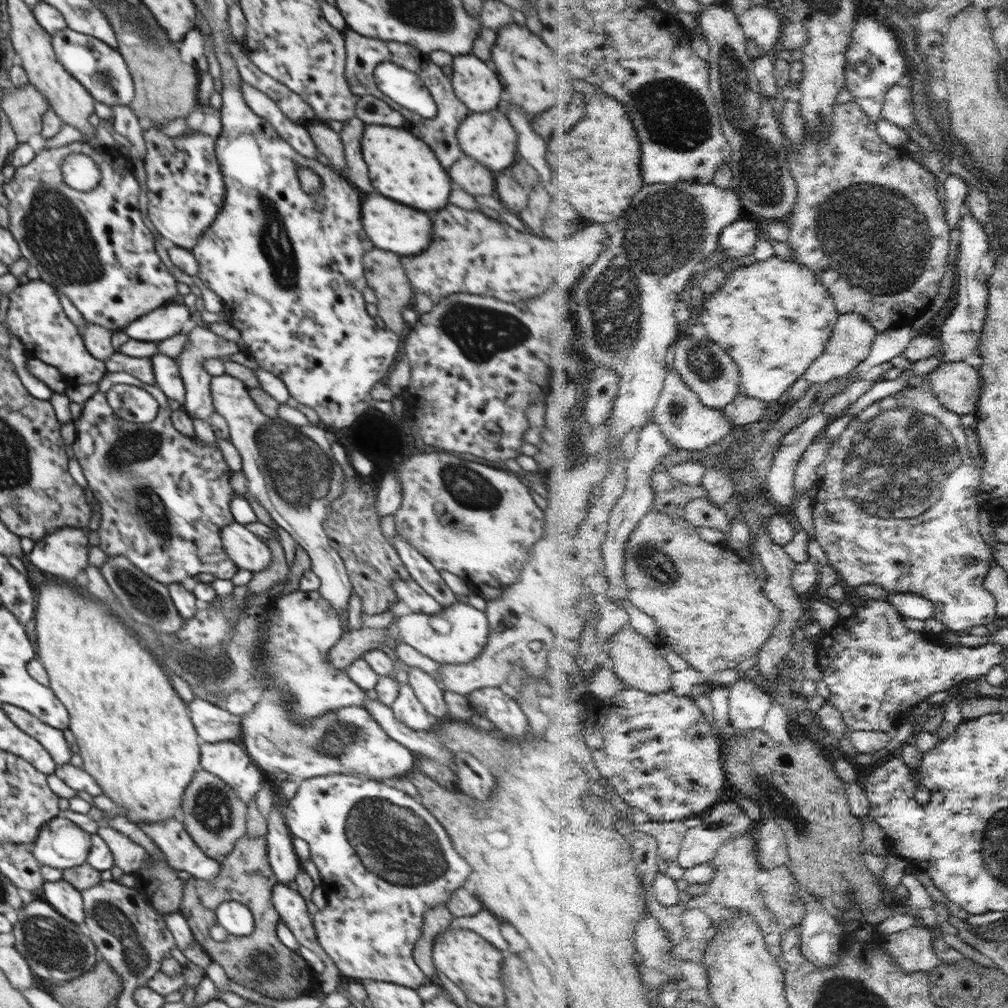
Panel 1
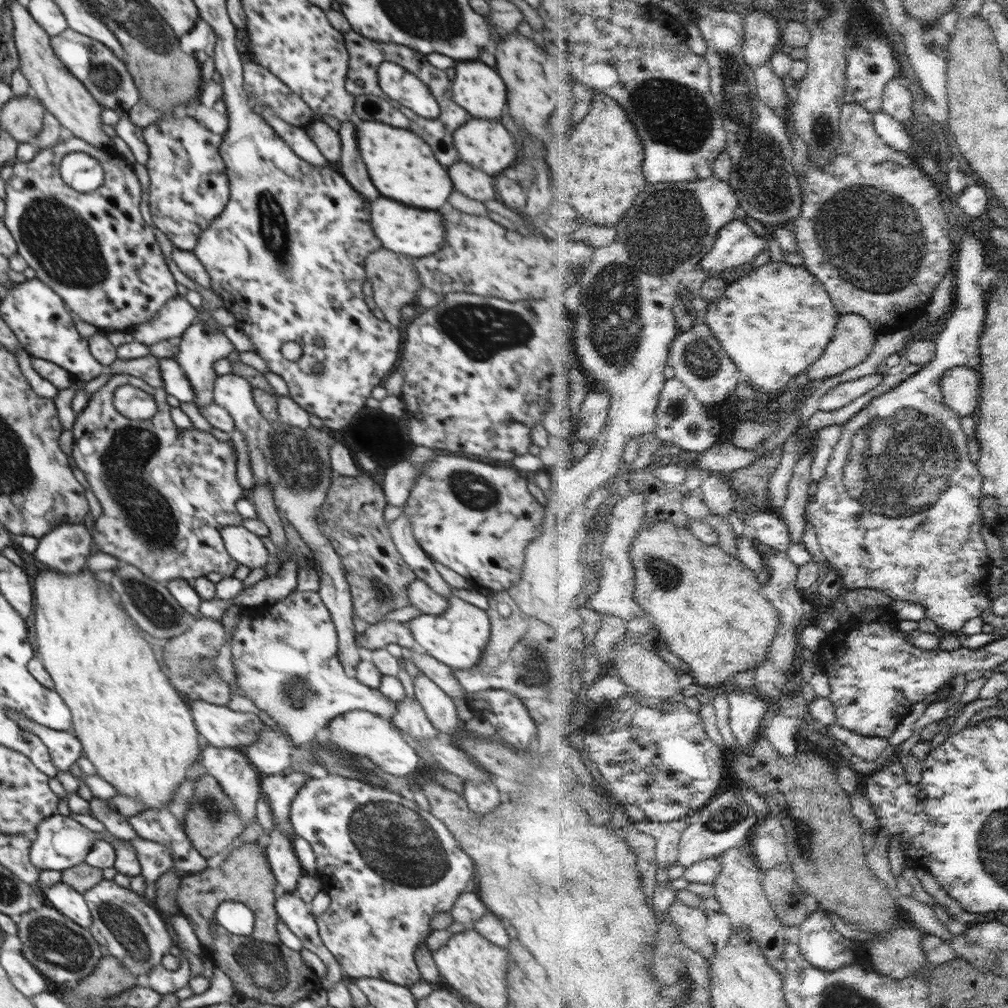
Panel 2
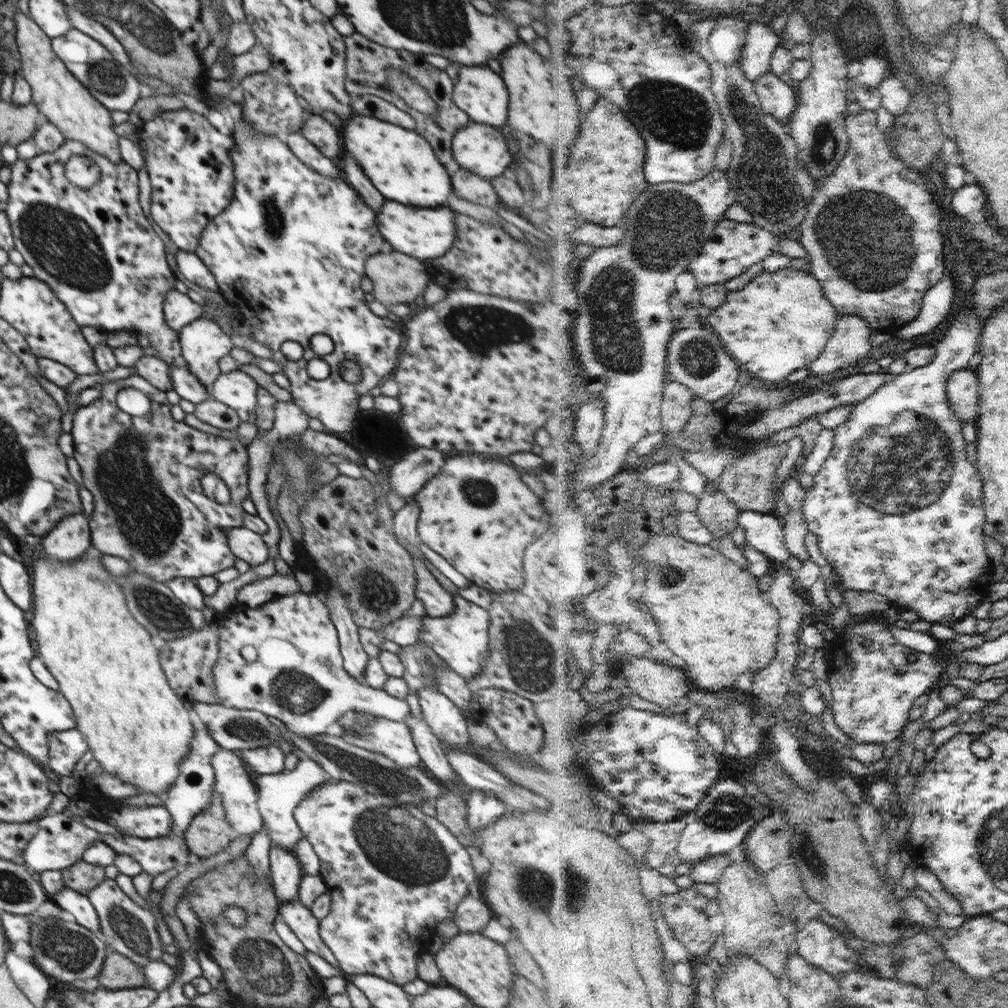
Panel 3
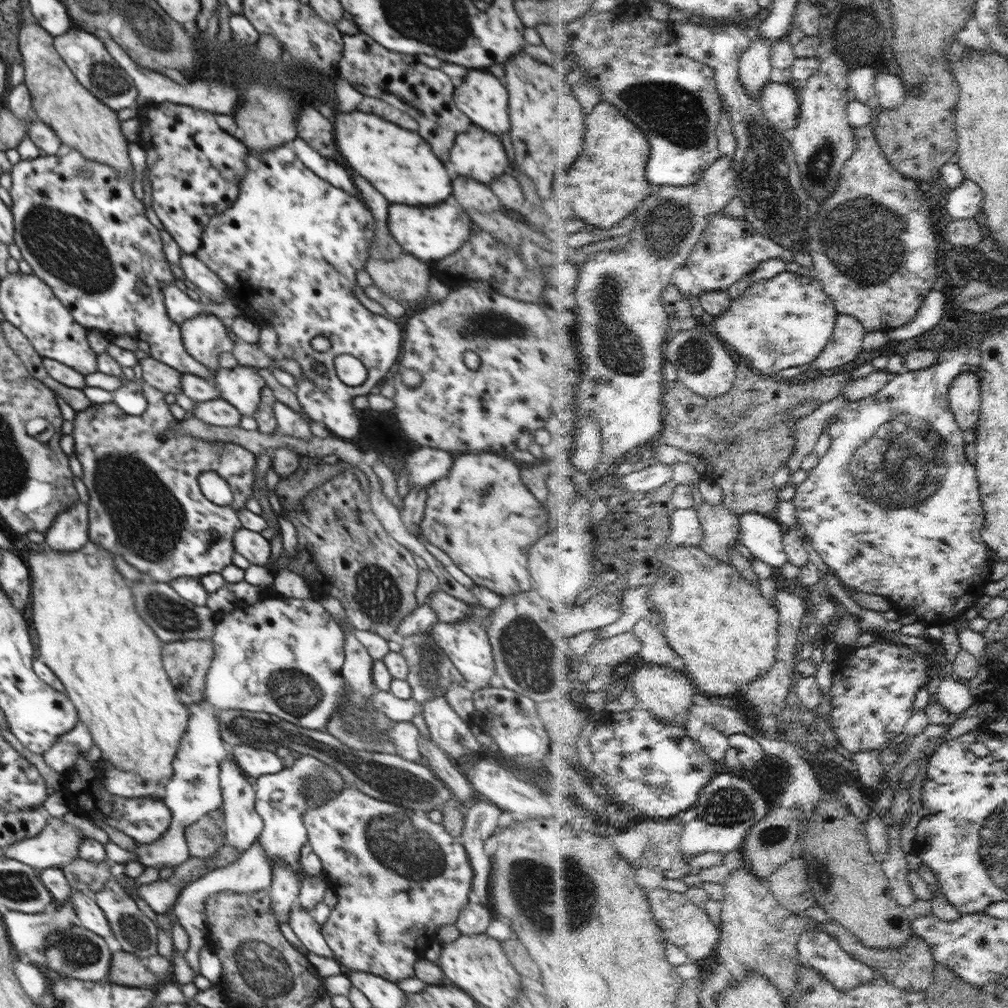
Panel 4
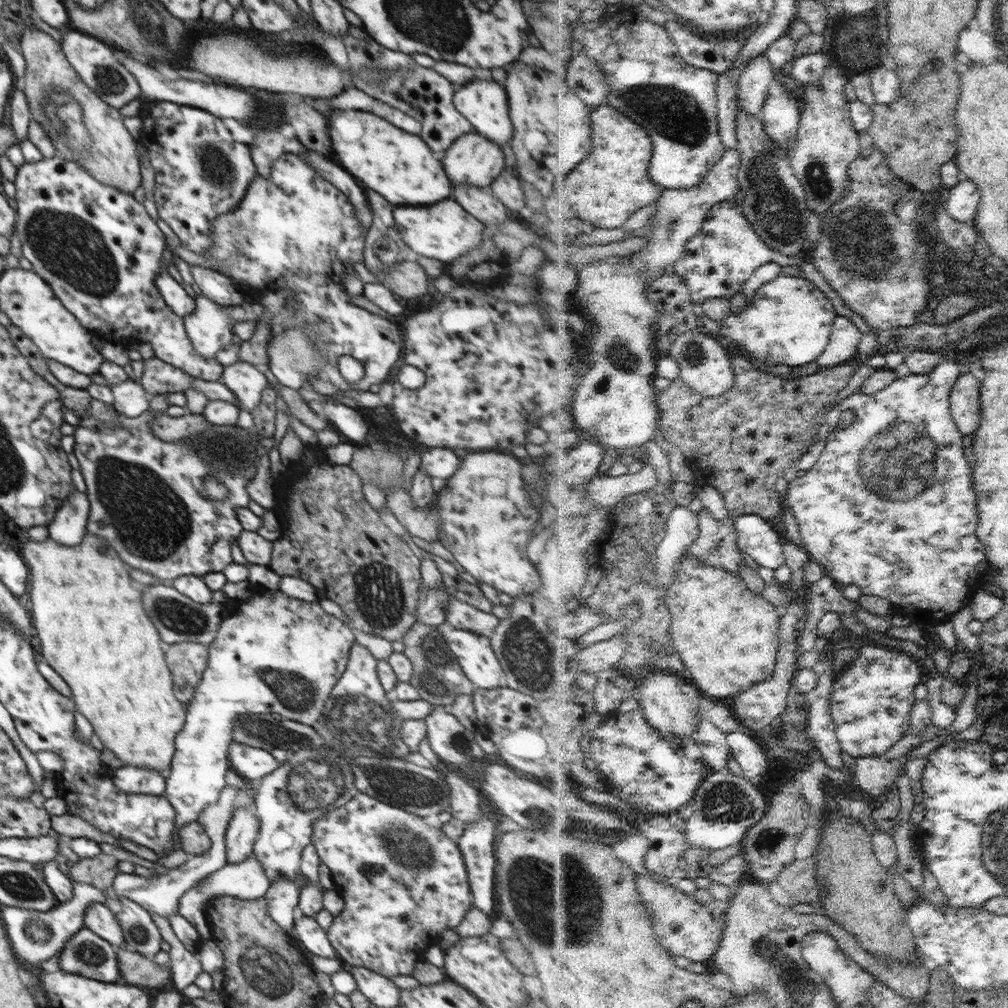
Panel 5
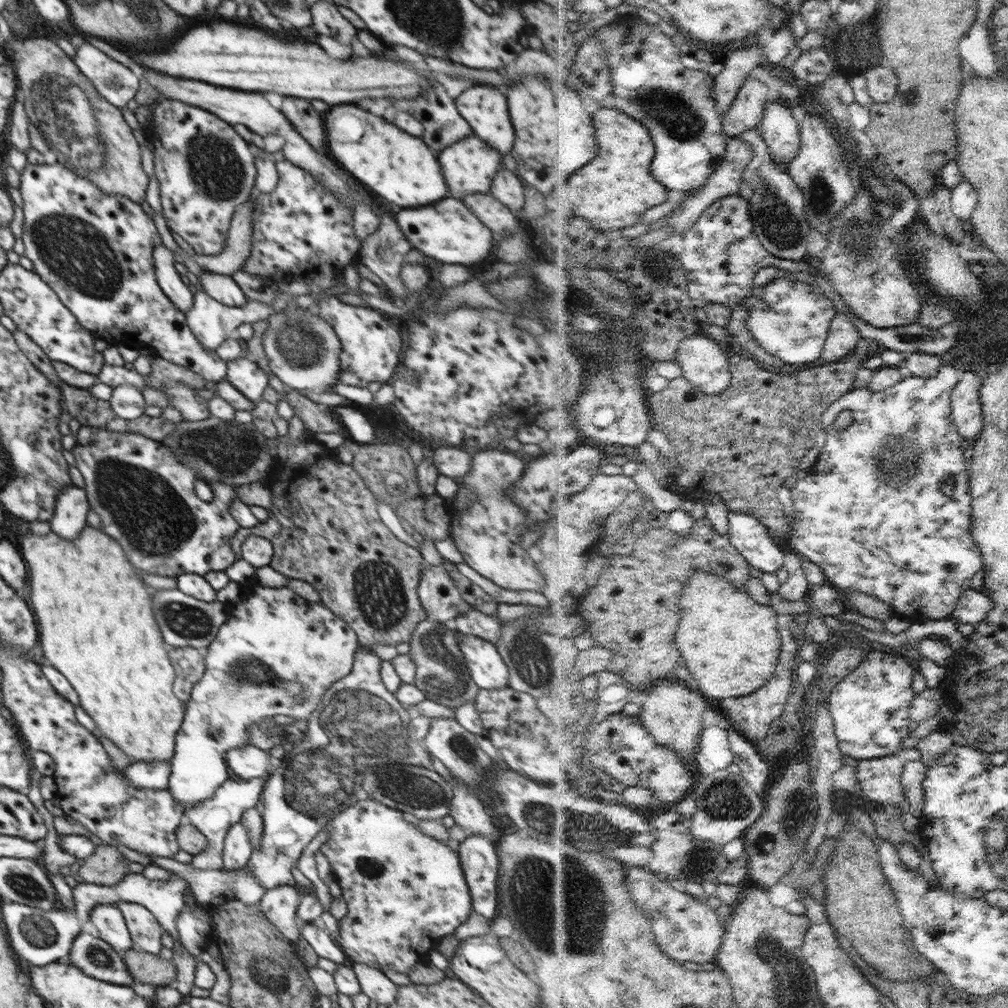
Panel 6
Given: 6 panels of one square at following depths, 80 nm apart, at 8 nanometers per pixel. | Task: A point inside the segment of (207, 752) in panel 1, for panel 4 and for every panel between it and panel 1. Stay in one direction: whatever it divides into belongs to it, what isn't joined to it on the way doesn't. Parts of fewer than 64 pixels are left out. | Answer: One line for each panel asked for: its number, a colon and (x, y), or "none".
2: (240, 780)
3: (235, 783)
4: (243, 825)

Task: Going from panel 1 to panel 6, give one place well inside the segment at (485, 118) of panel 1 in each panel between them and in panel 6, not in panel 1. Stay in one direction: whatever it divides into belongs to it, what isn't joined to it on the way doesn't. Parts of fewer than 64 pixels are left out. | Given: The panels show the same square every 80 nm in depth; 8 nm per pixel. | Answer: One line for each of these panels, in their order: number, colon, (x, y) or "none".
2: (485, 144)
3: (482, 150)
4: (478, 154)
5: (474, 160)
6: (468, 166)

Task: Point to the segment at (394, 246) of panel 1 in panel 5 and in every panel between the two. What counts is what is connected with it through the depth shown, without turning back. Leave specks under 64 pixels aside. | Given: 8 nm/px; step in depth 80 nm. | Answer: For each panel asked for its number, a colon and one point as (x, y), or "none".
2: (408, 231)
3: (423, 233)
4: (430, 234)
5: (445, 231)

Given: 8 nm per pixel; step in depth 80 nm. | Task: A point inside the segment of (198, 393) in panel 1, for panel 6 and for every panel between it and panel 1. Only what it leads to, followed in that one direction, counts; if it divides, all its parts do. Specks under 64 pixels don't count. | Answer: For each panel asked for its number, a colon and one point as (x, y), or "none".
2: (200, 346)
3: (203, 343)
4: (205, 337)
5: (209, 326)
6: (212, 322)

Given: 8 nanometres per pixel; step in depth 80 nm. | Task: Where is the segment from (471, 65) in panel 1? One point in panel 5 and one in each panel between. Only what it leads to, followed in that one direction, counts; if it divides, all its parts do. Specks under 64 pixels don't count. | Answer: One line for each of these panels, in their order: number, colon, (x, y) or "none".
2: (477, 88)
3: (480, 92)
4: (481, 97)
5: (484, 104)

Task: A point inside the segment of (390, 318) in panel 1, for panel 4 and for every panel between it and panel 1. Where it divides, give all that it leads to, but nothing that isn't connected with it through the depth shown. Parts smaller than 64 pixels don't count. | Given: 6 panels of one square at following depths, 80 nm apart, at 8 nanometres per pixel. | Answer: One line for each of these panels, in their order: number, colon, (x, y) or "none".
2: (395, 283)
3: (397, 278)
4: (404, 278)

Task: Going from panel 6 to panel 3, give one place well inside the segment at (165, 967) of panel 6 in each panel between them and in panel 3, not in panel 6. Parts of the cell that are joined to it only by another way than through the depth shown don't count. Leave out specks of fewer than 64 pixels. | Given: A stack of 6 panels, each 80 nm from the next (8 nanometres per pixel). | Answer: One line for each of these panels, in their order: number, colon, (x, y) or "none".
3: (118, 971)
4: (126, 969)
5: (136, 969)

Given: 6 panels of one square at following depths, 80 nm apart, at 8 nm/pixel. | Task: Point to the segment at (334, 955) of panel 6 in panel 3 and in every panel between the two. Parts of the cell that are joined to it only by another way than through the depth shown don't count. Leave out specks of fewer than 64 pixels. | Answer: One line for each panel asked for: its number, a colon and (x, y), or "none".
3: (299, 918)
4: (306, 928)
5: (308, 932)

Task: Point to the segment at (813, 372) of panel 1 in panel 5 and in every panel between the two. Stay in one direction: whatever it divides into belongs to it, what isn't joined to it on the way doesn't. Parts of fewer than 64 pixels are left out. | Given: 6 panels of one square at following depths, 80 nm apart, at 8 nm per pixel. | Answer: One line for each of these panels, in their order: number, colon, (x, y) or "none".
2: (854, 341)
3: (852, 341)
4: (848, 341)
5: (845, 342)

